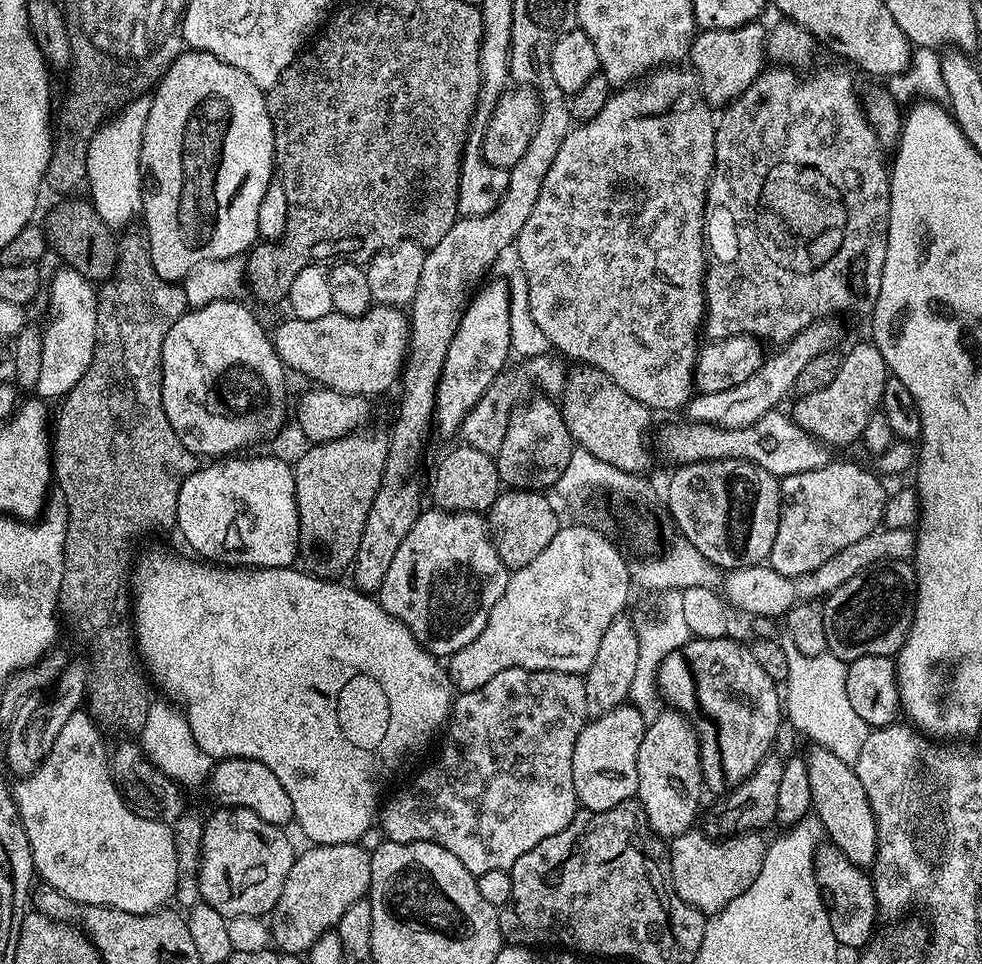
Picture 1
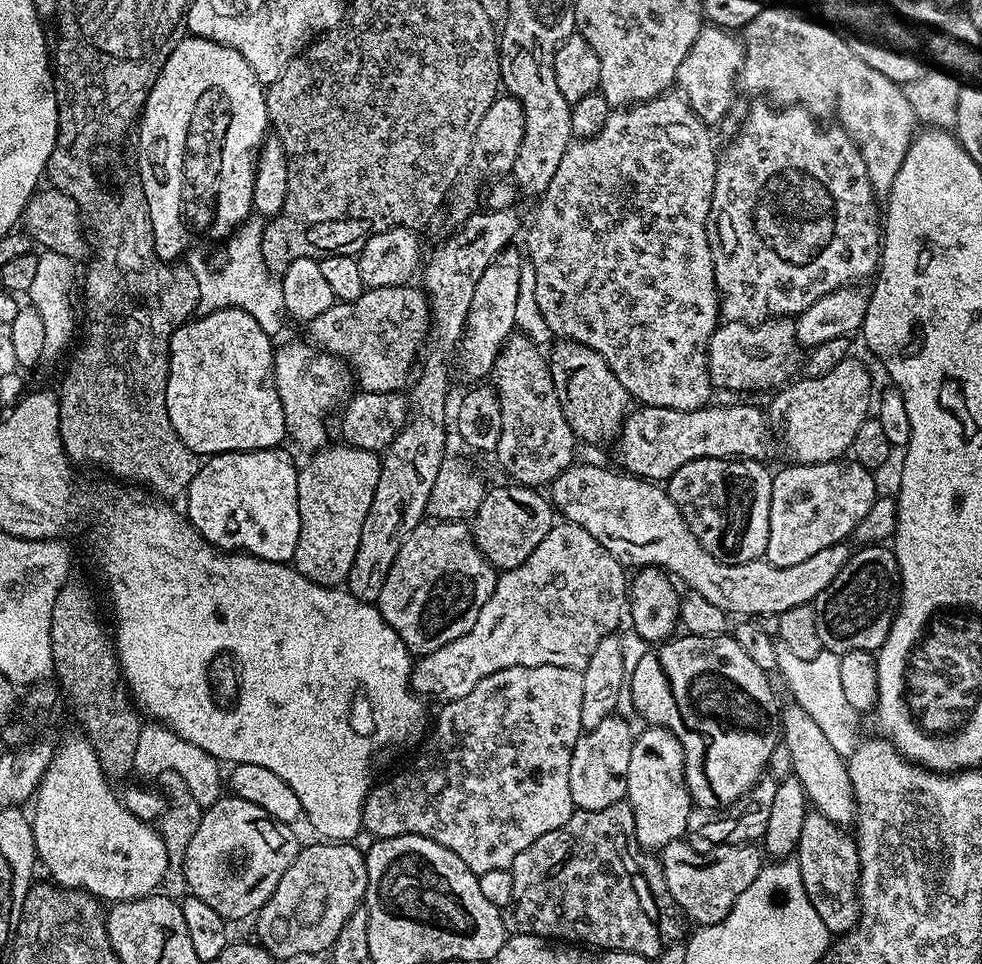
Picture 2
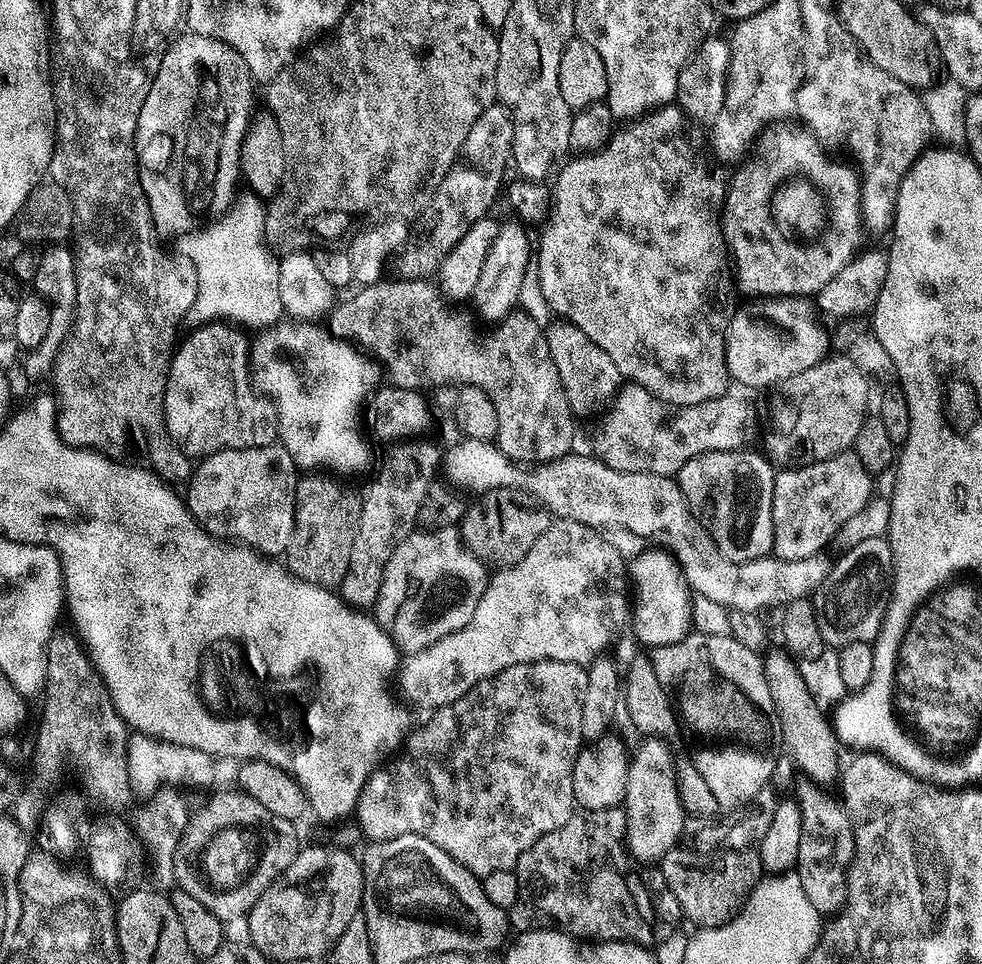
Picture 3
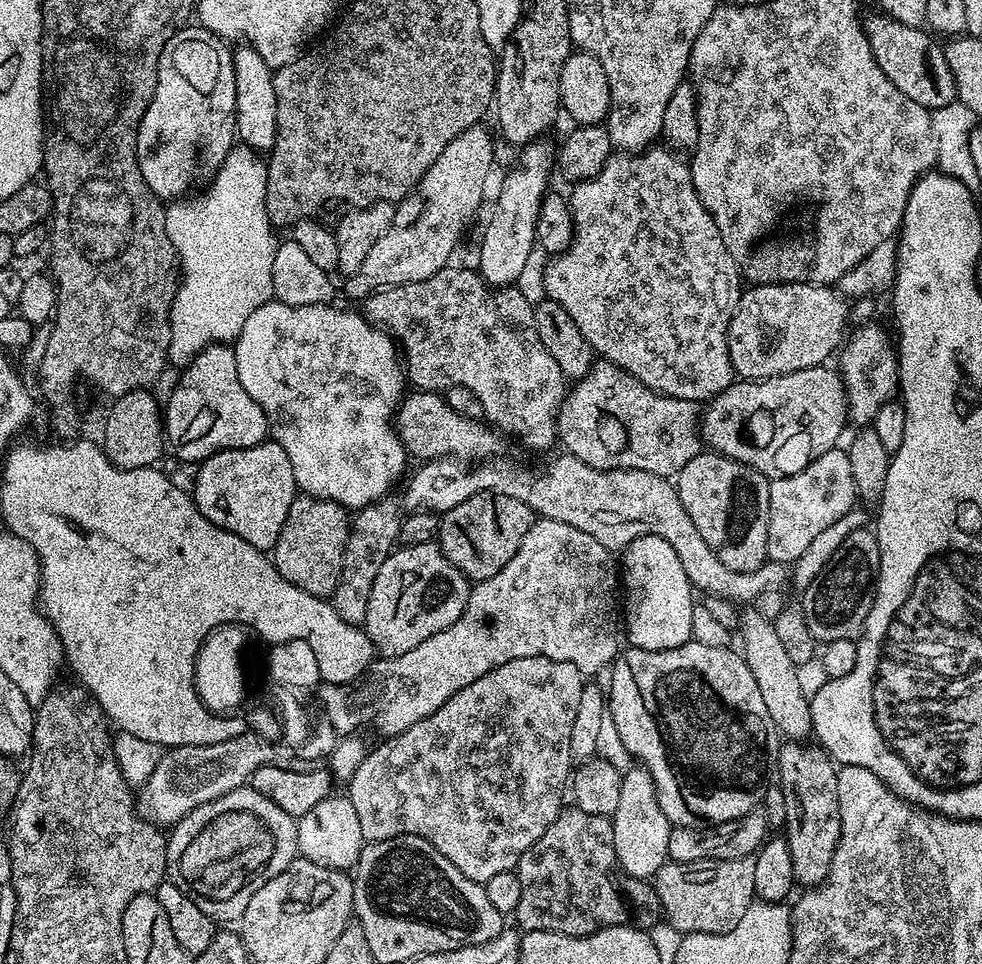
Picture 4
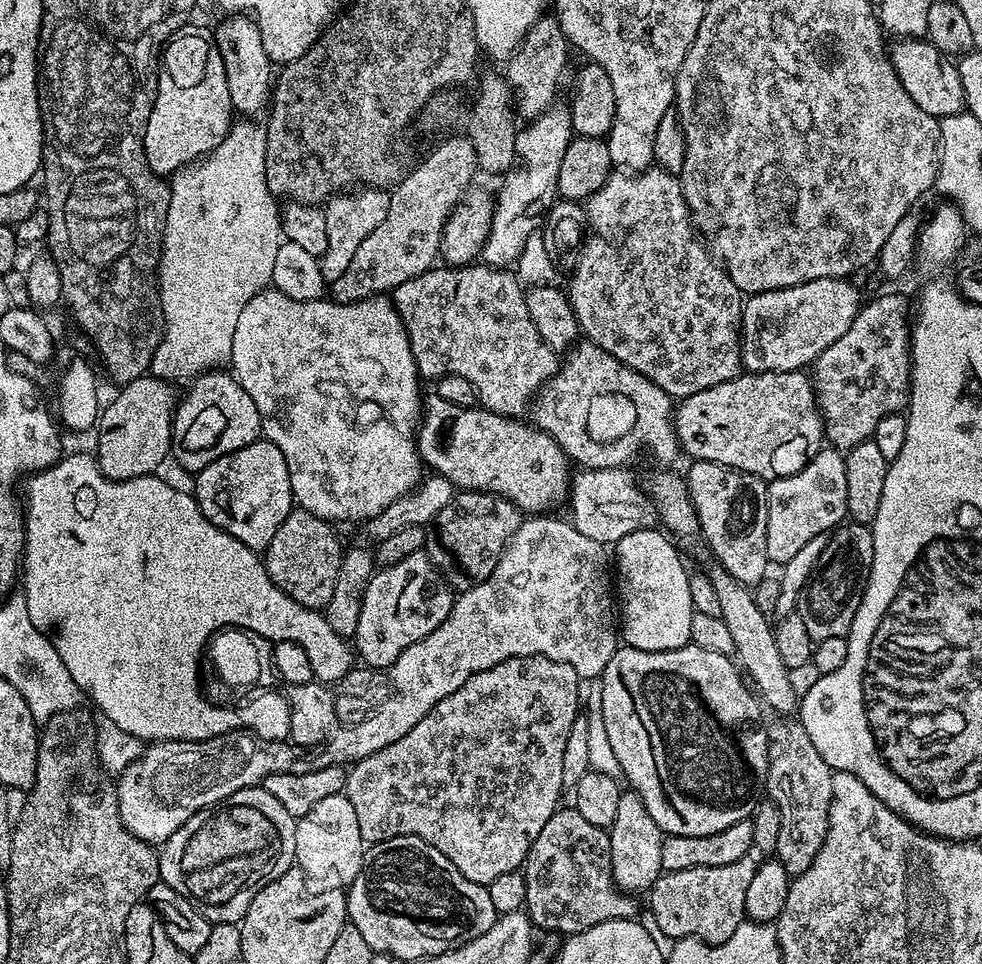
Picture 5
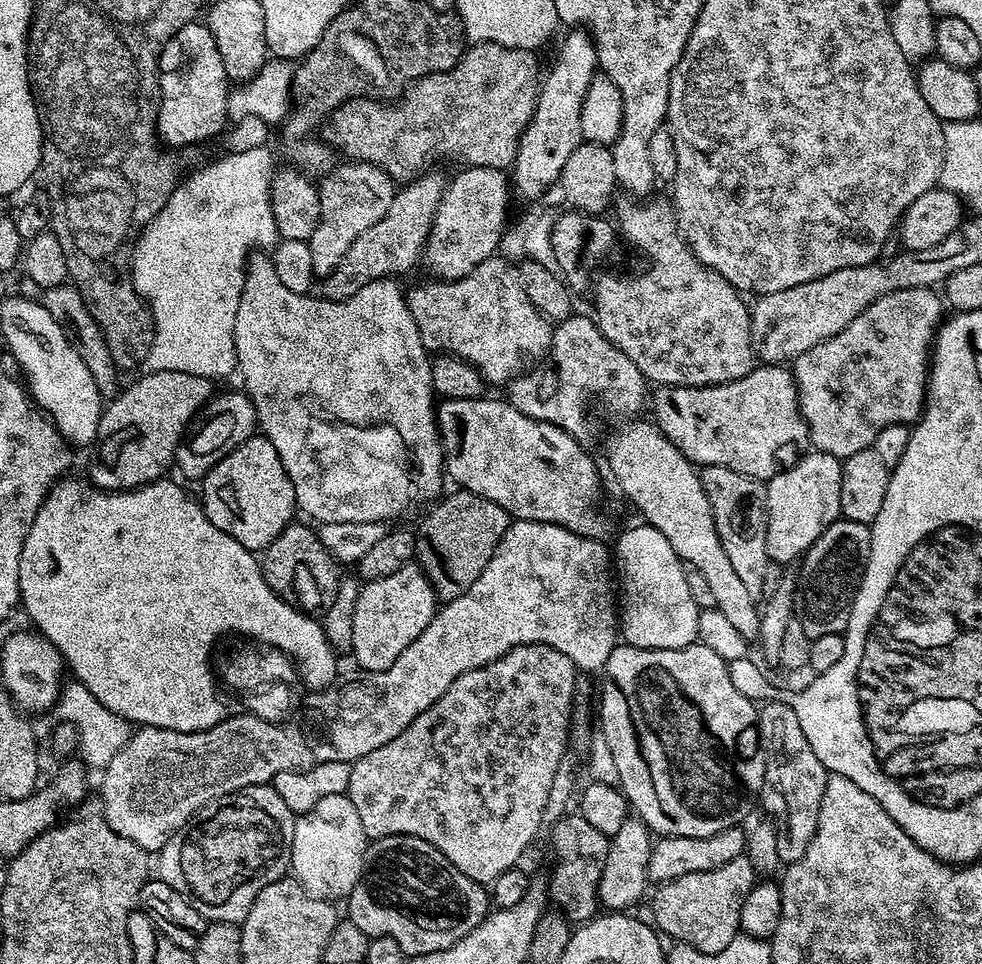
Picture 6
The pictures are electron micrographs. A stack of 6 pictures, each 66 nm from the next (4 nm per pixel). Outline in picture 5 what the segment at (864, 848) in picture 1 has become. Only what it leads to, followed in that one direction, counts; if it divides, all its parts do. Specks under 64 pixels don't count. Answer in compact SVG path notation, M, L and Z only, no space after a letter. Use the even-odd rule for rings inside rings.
M712 566L707 569L707 573L710 582L714 582L714 591L718 593L722 605L720 616L734 638L735 659L754 683L759 699L769 709L772 707L776 714L795 713L798 708L798 697L790 686L789 668L784 665L781 655L778 654L778 642L774 642L774 624L770 616L758 610L753 593L745 585L738 583L725 568Z

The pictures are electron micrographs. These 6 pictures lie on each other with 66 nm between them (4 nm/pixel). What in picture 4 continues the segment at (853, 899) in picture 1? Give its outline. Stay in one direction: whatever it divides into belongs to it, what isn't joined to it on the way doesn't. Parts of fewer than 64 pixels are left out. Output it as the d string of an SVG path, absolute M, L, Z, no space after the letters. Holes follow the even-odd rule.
M784 742L776 754L775 775L786 798L786 839L790 846L790 862L794 862L794 878L800 886L822 884L828 877L834 850L840 841L838 810L838 771L827 752L819 746L807 748L804 742Z

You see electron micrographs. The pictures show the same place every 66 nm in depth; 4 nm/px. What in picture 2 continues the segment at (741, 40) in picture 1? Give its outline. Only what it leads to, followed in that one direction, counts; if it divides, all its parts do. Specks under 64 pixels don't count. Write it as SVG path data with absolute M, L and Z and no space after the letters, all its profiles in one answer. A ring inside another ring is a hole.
M706 26L694 38L690 54L682 58L682 66L676 71L676 84L688 105L698 114L700 120L709 126L715 126L728 112L732 104L732 95L738 88L740 68L744 64L744 46L736 40L731 31L715 26Z

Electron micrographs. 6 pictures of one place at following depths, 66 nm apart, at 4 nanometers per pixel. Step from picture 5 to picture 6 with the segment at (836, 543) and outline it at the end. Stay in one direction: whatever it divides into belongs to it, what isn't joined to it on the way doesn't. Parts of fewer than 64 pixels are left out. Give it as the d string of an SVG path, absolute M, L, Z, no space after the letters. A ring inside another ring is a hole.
M846 519L834 521L826 531L804 553L796 572L796 593L794 594L795 619L802 622L802 630L810 639L821 638L824 634L842 634L848 629L850 610L860 585L862 574L866 570L866 562L870 554L872 541L871 527L862 522L850 522Z

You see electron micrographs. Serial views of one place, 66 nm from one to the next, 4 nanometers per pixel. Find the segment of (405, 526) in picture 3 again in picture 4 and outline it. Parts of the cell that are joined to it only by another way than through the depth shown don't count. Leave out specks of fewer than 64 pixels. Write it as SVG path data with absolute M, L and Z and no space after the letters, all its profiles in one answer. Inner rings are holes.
M392 498L368 504L351 517L346 550L342 554L342 574L330 597L332 608L338 614L338 618L342 618L342 622L363 625L366 606L370 606L370 590L374 590L374 578L378 578L382 562L386 562L386 558L397 547L400 539L401 519L401 505L397 501L395 504Z

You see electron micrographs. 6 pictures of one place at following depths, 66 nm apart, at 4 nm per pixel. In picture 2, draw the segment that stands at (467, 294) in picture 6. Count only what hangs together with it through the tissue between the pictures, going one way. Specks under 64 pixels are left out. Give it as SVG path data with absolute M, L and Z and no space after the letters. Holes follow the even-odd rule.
M399 284L369 288L357 300L332 304L326 314L318 314L318 318L307 321L311 343L347 362L363 391L401 391L409 383L410 373L418 360L416 351L430 327L427 295L419 287L412 287ZM513 334L504 341L490 373L490 384L502 410L502 438L498 438L494 459L512 475L509 477L515 483L535 489L540 484L551 485L565 468L571 467L572 455L578 447L562 410L561 394L552 381L549 357L540 352L541 345L529 336Z

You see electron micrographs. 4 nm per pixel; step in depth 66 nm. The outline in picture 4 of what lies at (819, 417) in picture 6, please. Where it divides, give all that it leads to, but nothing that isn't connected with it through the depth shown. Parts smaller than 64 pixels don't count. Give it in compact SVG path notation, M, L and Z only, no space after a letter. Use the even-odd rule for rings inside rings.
M880 322L857 327L847 337L839 353L838 371L848 389L848 419L856 426L871 425L874 414L897 395L900 386L900 365L896 362L896 345ZM849 339L849 340L848 340ZM848 344L848 345L847 345ZM844 352L844 353L843 353Z

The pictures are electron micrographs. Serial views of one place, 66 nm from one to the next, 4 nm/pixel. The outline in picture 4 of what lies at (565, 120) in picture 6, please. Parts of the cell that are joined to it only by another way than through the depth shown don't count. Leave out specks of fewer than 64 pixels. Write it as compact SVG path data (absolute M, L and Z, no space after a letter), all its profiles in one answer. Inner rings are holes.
M548 138L532 140L519 149L518 159L507 169L504 181L500 184L500 193L496 196L496 205L492 208L492 217L484 228L484 238L480 242L480 277L493 286L515 285L530 250L537 247L536 223L539 220L540 207L544 196L550 191L548 179L557 167L557 145Z

